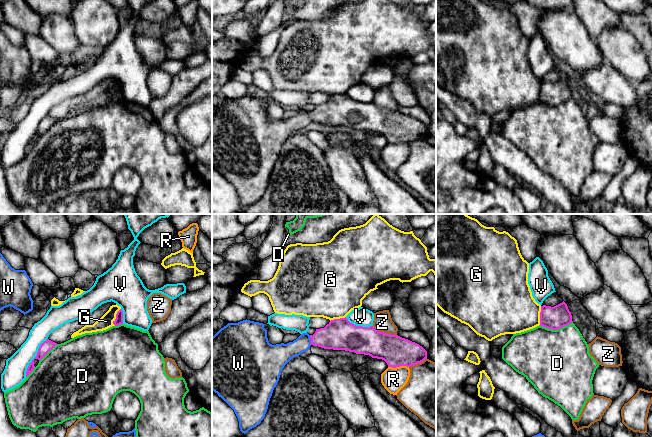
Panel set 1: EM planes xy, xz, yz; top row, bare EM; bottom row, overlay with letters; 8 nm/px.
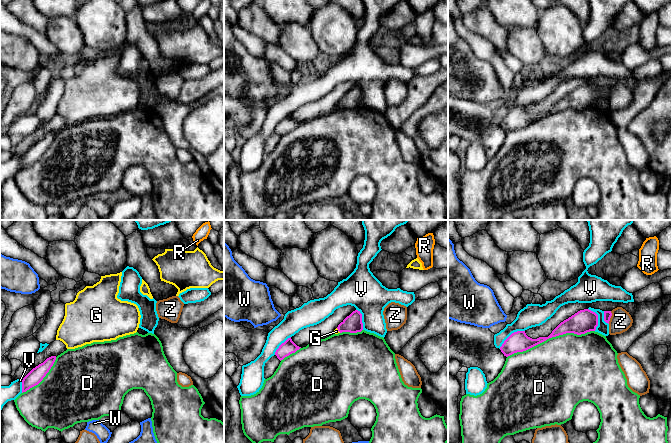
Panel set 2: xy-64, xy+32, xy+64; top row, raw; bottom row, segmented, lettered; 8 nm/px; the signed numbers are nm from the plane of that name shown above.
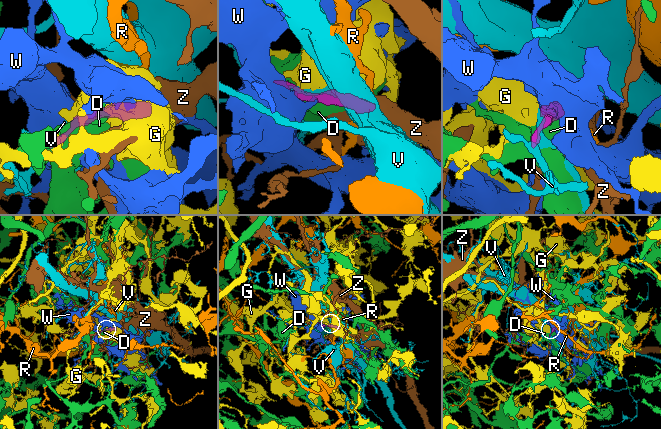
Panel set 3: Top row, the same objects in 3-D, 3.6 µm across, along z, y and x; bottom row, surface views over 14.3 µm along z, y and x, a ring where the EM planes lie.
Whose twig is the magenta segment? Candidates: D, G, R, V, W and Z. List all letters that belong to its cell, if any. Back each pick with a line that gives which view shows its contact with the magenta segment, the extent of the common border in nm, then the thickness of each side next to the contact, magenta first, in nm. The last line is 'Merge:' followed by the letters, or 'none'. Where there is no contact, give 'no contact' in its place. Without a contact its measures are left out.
W: meets magenta in xz; contact 80 nm long; 240 nm thick on the magenta side, 160 nm on the other
Merge: W

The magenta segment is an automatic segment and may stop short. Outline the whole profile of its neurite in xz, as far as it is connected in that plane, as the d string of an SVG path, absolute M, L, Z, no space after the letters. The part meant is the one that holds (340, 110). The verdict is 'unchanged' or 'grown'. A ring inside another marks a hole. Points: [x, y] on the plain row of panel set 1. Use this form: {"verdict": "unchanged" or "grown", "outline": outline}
{"verdict": "grown", "outline": "M348 95L331 96L313 111L301 110L293 118L272 121L263 99L243 96L228 99L212 113L212 166L235 188L242 209L261 199L268 185L273 166L284 142L311 121L324 125L345 126L384 136L388 143L413 142L427 135L427 127L419 120L398 111L376 106L373 102L356 102Z"}

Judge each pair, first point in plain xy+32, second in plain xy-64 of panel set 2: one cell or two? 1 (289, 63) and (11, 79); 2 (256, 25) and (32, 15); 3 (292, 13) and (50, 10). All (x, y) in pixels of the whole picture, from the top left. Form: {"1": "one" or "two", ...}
{"1": "two", "2": "one", "3": "one"}

